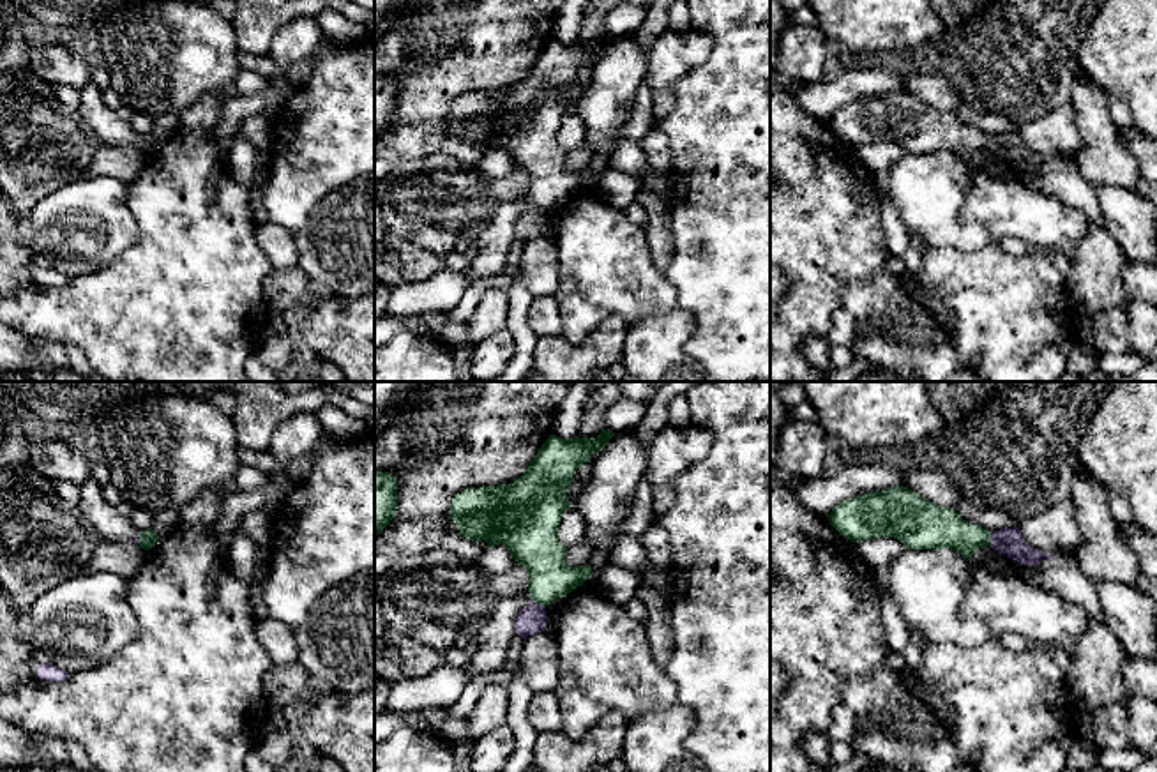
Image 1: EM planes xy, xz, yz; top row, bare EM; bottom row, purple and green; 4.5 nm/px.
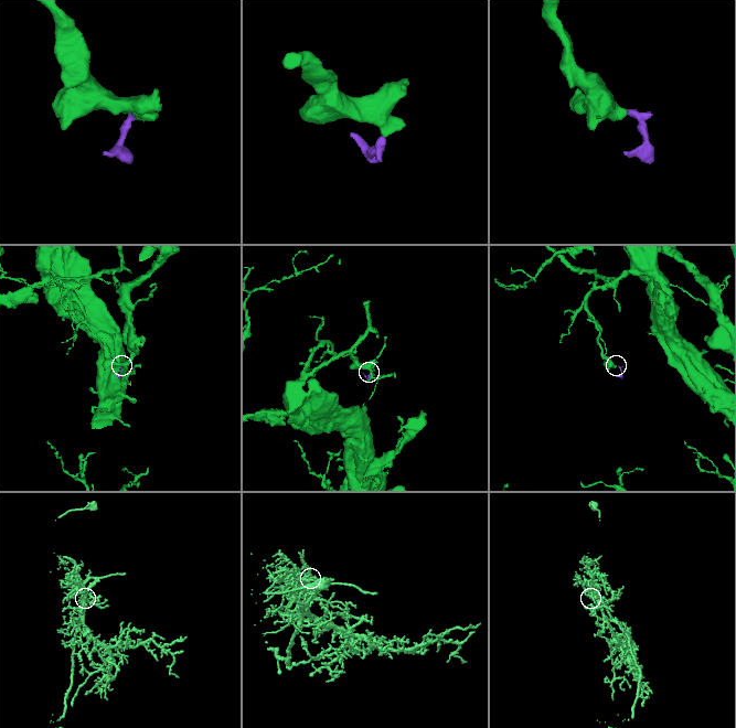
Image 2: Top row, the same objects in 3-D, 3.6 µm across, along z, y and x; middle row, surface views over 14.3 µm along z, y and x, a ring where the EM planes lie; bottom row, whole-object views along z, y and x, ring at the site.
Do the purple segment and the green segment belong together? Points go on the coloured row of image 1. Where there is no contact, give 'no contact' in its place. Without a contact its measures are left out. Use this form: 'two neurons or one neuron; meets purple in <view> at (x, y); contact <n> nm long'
two neurons; meets purple in yz at (991, 539); contact 60 nm long

